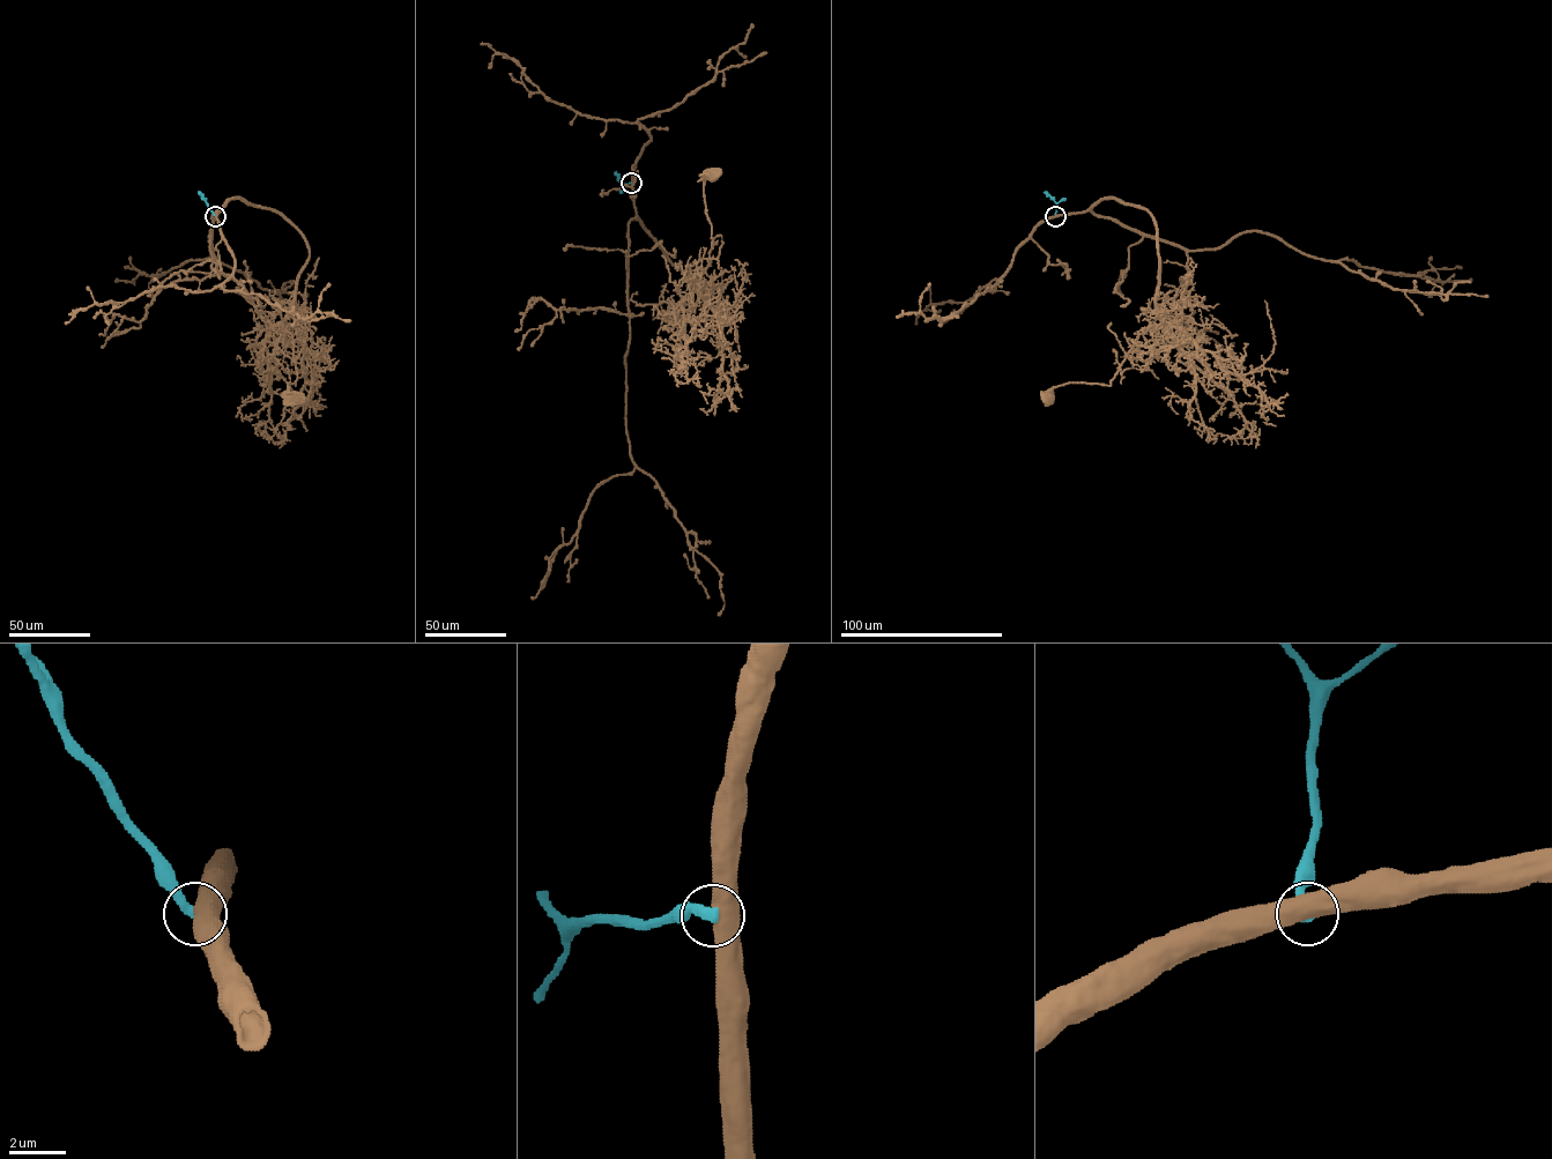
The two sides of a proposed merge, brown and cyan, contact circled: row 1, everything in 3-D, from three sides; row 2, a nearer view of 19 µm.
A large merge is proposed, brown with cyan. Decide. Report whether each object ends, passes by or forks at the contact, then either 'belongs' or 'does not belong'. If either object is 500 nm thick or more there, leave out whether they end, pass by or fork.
does not belong

